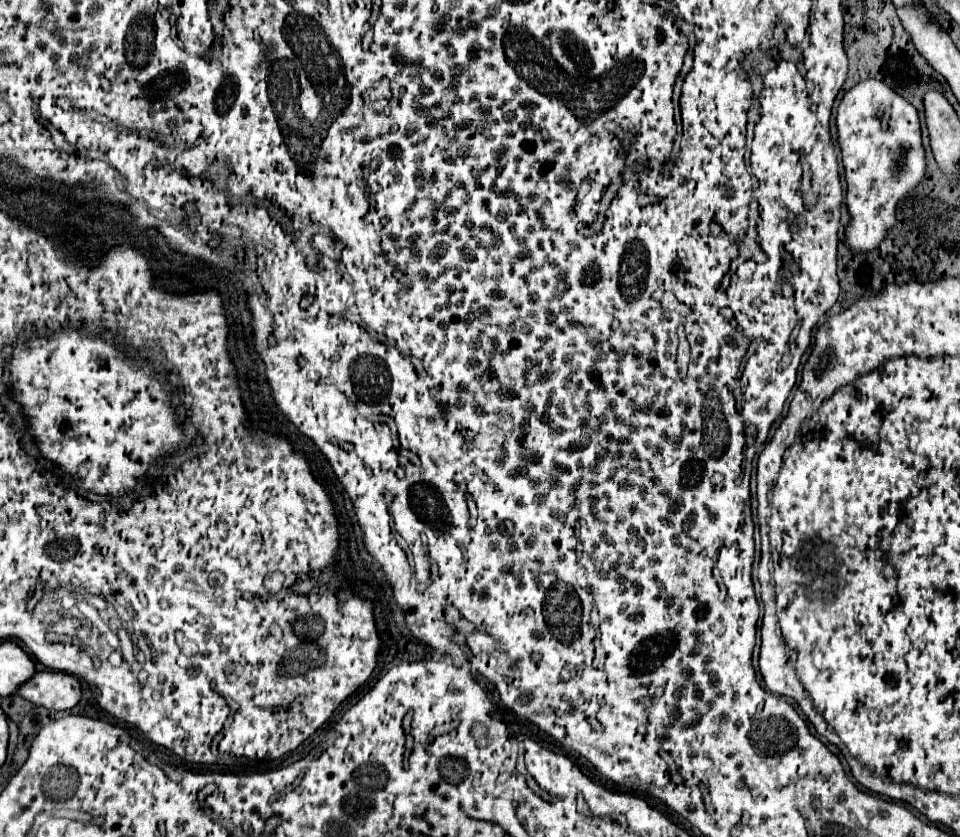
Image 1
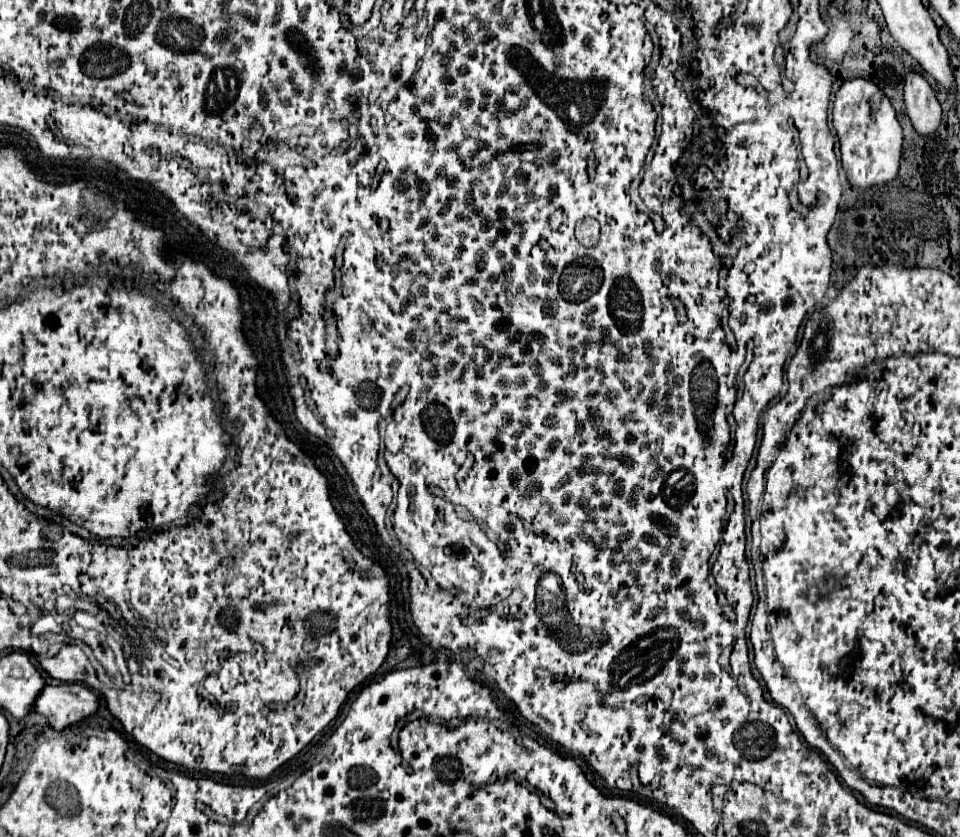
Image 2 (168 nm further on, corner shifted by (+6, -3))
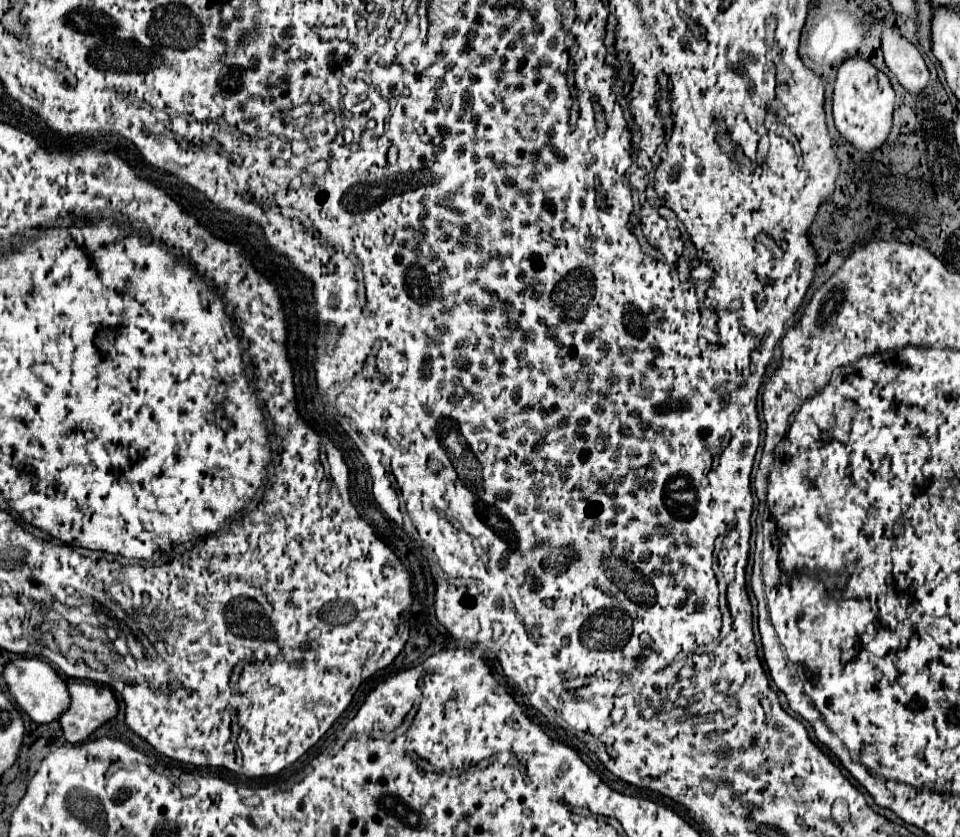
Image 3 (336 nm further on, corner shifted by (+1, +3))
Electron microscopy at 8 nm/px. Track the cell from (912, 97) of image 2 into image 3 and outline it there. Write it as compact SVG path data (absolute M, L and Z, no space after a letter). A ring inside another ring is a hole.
M897 26L883 30L881 50L887 68L897 76L901 86L911 94L921 94L929 82L929 70L919 50L899 32Z

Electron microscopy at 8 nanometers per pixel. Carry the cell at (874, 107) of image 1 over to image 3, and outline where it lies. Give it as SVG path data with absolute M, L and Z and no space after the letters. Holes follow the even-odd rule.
M847 58L837 70L833 90L833 118L839 134L849 140L861 152L873 152L879 148L893 126L893 102L895 92L889 78L881 78L881 72L863 58Z

